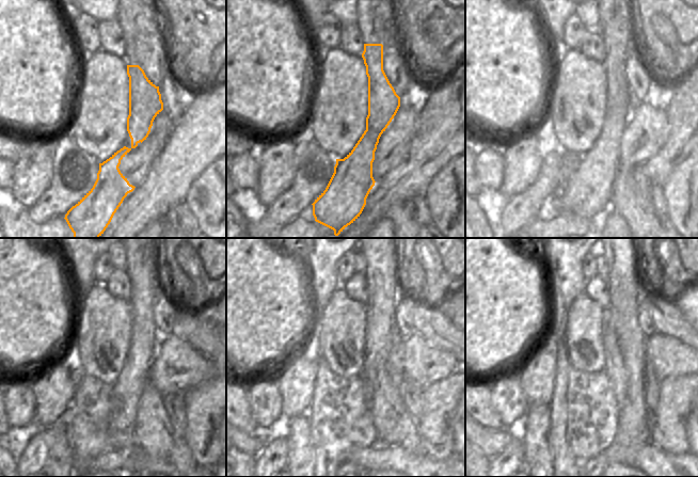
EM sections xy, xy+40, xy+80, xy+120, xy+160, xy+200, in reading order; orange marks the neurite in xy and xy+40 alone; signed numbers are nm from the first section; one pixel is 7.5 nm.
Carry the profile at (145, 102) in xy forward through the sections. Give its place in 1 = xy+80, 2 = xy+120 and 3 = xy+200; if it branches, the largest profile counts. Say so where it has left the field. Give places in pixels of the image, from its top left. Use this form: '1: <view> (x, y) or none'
1: xy+80 (588, 191)
2: xy+120 (142, 265)
3: xy+200 (621, 259)

